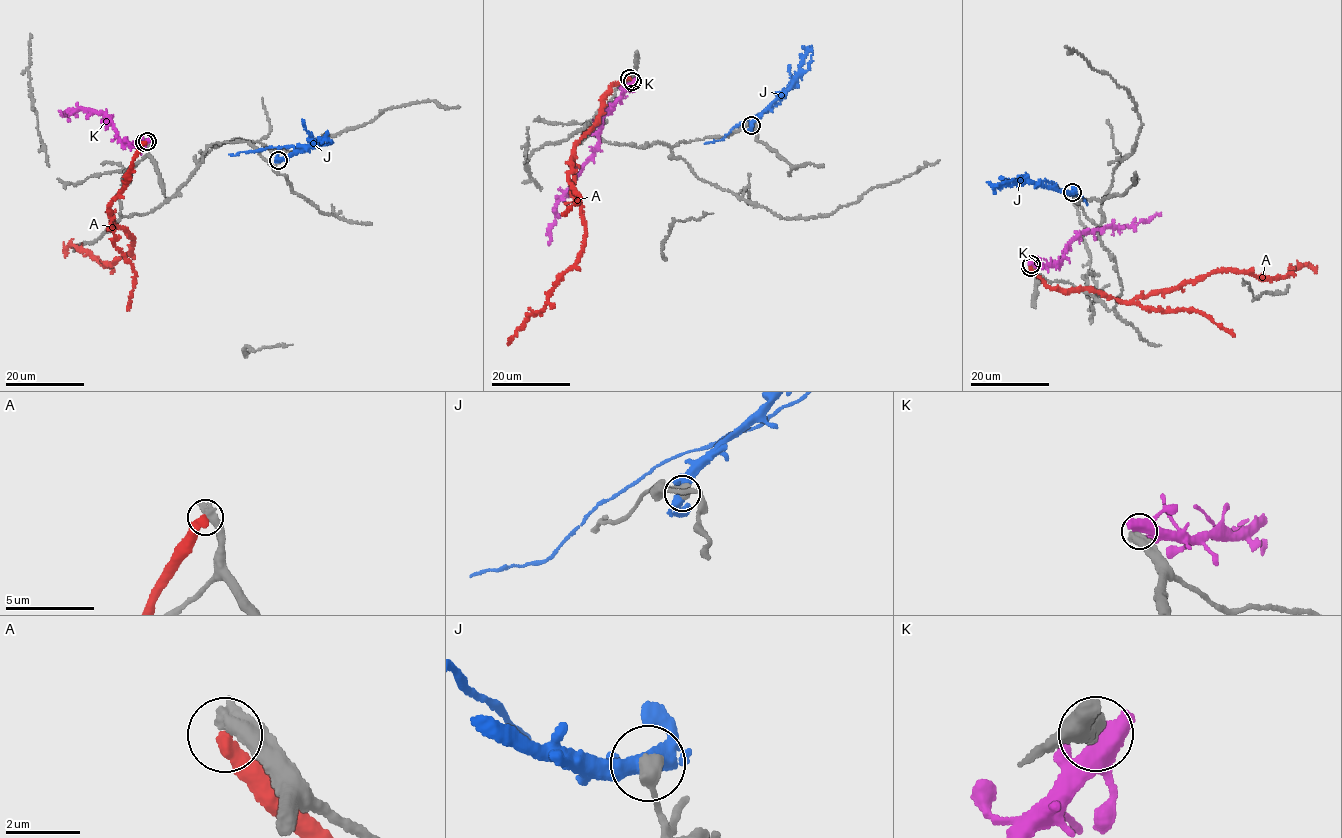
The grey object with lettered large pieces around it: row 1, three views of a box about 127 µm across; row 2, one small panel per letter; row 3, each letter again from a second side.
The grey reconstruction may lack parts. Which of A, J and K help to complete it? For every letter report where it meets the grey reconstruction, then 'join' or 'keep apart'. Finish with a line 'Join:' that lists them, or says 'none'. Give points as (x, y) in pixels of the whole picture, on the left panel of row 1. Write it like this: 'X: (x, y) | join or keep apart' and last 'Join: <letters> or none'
A: (144, 142) | keep apart
J: (278, 160) | keep apart
K: (147, 141) | keep apart
Join: none

